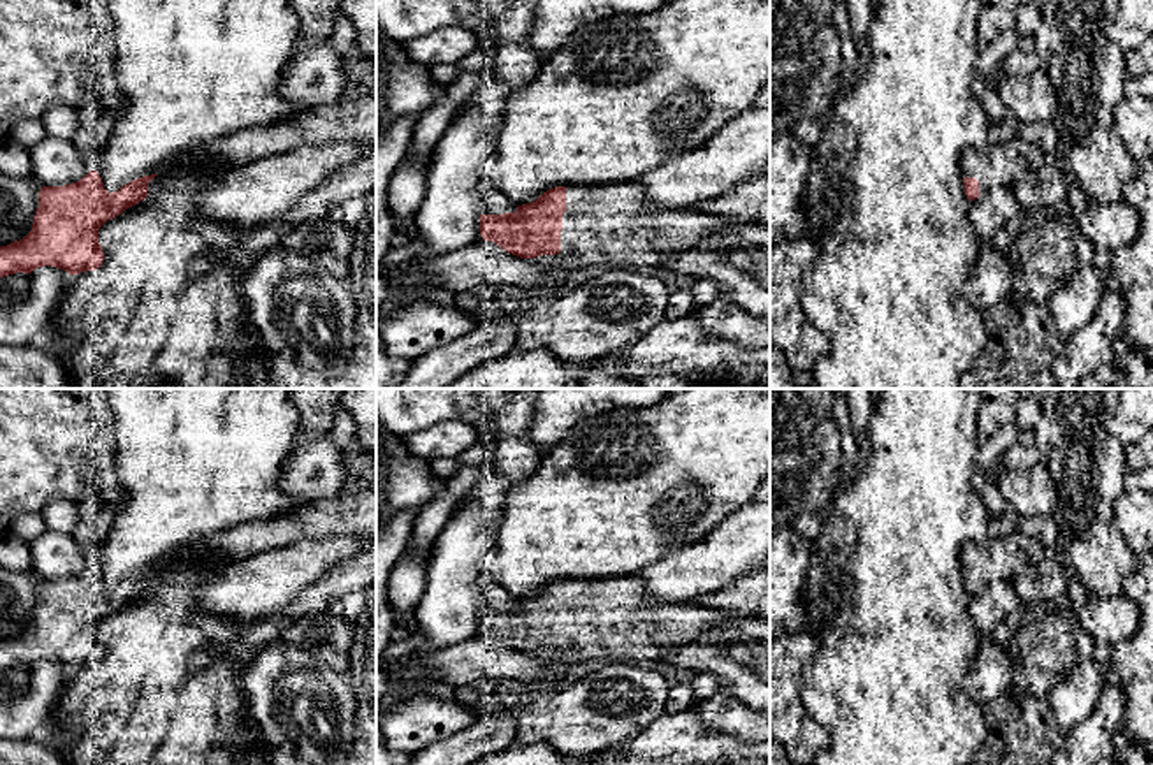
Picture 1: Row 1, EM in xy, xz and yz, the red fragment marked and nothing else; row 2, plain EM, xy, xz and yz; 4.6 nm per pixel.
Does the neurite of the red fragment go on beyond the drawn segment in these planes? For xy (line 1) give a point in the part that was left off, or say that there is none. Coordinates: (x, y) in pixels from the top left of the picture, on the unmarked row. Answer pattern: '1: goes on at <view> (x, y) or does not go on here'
1: does not go on here

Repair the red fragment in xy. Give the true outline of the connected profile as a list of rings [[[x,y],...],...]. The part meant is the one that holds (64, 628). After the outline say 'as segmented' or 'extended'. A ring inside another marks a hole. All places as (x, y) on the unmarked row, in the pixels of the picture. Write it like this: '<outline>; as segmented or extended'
[[[97,565],[70,579],[42,580],[32,624],[23,633],[0,640],[0,672],[30,668],[44,659],[63,663],[70,670],[98,663],[104,656],[98,623],[144,594],[155,570],[137,572],[112,587],[104,582]]]; as segmented

